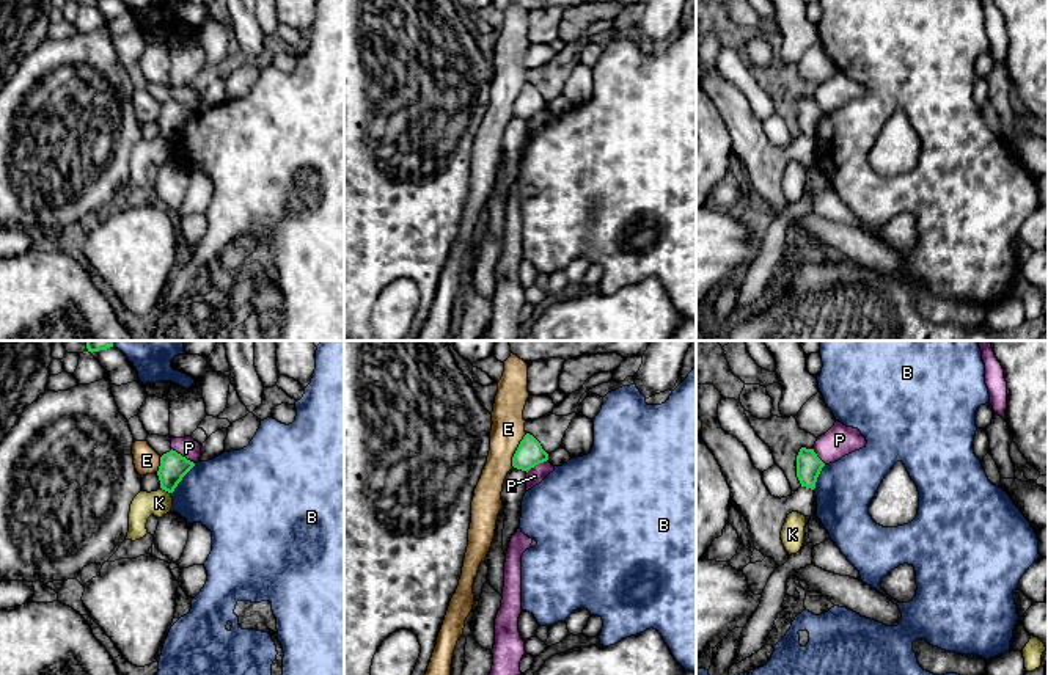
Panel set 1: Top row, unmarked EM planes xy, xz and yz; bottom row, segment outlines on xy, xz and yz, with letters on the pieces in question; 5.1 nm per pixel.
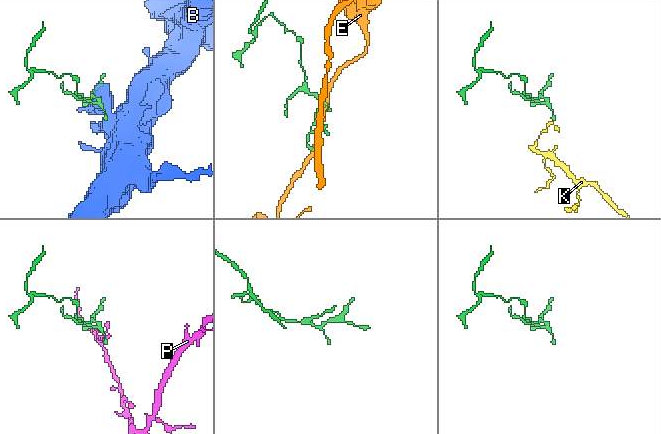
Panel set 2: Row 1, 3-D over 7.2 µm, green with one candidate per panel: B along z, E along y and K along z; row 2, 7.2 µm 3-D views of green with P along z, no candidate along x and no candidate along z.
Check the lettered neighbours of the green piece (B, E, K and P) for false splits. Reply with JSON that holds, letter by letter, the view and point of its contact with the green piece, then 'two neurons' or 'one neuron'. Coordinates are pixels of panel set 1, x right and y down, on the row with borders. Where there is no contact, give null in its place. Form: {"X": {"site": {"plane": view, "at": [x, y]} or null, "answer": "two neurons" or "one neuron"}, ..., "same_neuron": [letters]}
{"B": {"site": {"plane": "xy", "at": [181, 479]}, "answer": "two neurons"}, "E": {"site": {"plane": "xz", "at": [516, 451]}, "answer": "two neurons"}, "K": {"site": {"plane": "xy", "at": [165, 490]}, "answer": "two neurons"}, "P": {"site": {"plane": "xy", "at": [181, 456]}, "answer": "two neurons"}, "same_neuron": []}

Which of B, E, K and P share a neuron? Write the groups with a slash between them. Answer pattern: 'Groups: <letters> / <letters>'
Groups: B / E / K / P

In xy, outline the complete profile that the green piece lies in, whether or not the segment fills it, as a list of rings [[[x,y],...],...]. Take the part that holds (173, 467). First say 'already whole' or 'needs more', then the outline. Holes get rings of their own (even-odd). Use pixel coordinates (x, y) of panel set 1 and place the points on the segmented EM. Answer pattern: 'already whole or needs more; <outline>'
already whole; [[[170,451],[160,457],[160,466],[157,471],[160,488],[173,493],[182,477],[195,466],[193,462],[187,460],[176,451]]]

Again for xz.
already whole; [[[526,433],[512,457],[512,466],[528,472],[531,468],[547,460],[548,454],[542,449],[540,443],[533,435]]]

